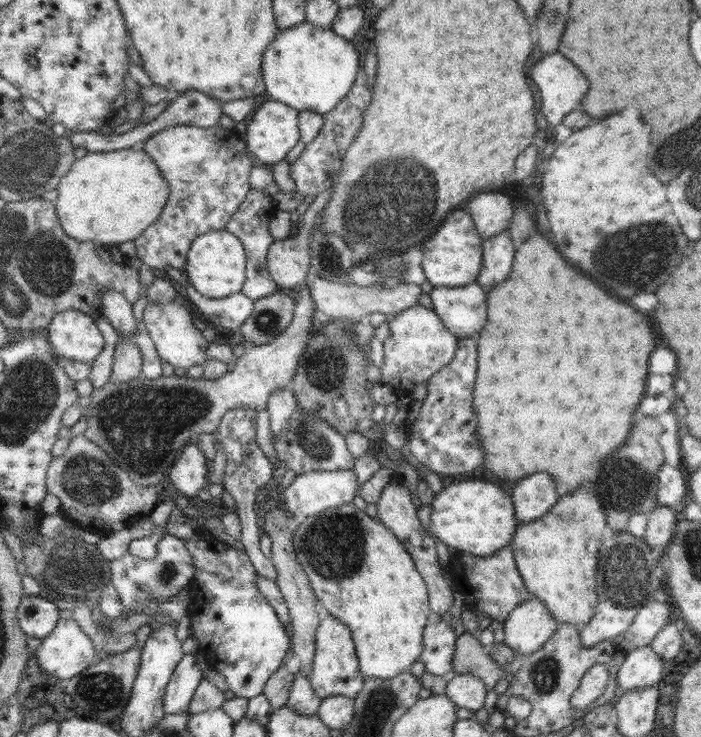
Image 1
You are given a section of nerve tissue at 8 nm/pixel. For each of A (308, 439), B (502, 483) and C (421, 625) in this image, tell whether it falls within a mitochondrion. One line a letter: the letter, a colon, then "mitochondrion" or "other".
A: mitochondrion
B: other
C: other

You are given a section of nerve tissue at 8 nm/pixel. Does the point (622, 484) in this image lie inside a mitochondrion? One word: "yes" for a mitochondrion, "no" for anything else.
yes

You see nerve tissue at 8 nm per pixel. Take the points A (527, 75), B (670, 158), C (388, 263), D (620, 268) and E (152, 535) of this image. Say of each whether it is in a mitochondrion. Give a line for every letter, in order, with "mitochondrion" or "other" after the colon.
A: other
B: mitochondrion
C: mitochondrion
D: mitochondrion
E: other

